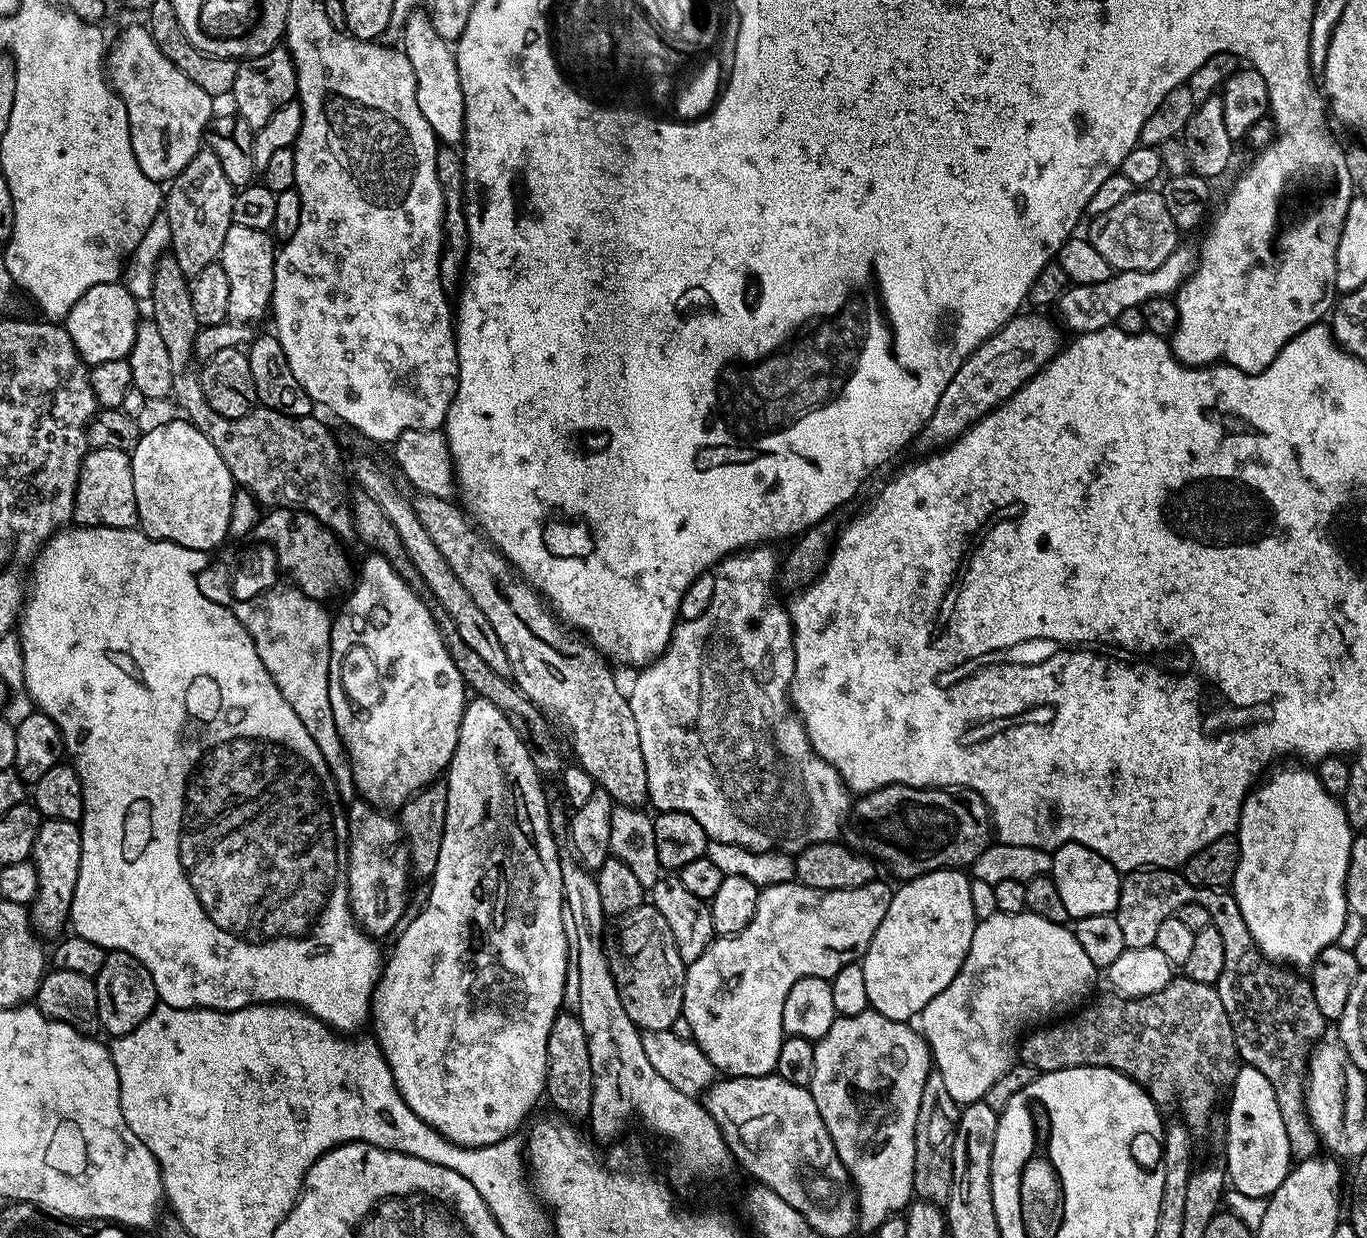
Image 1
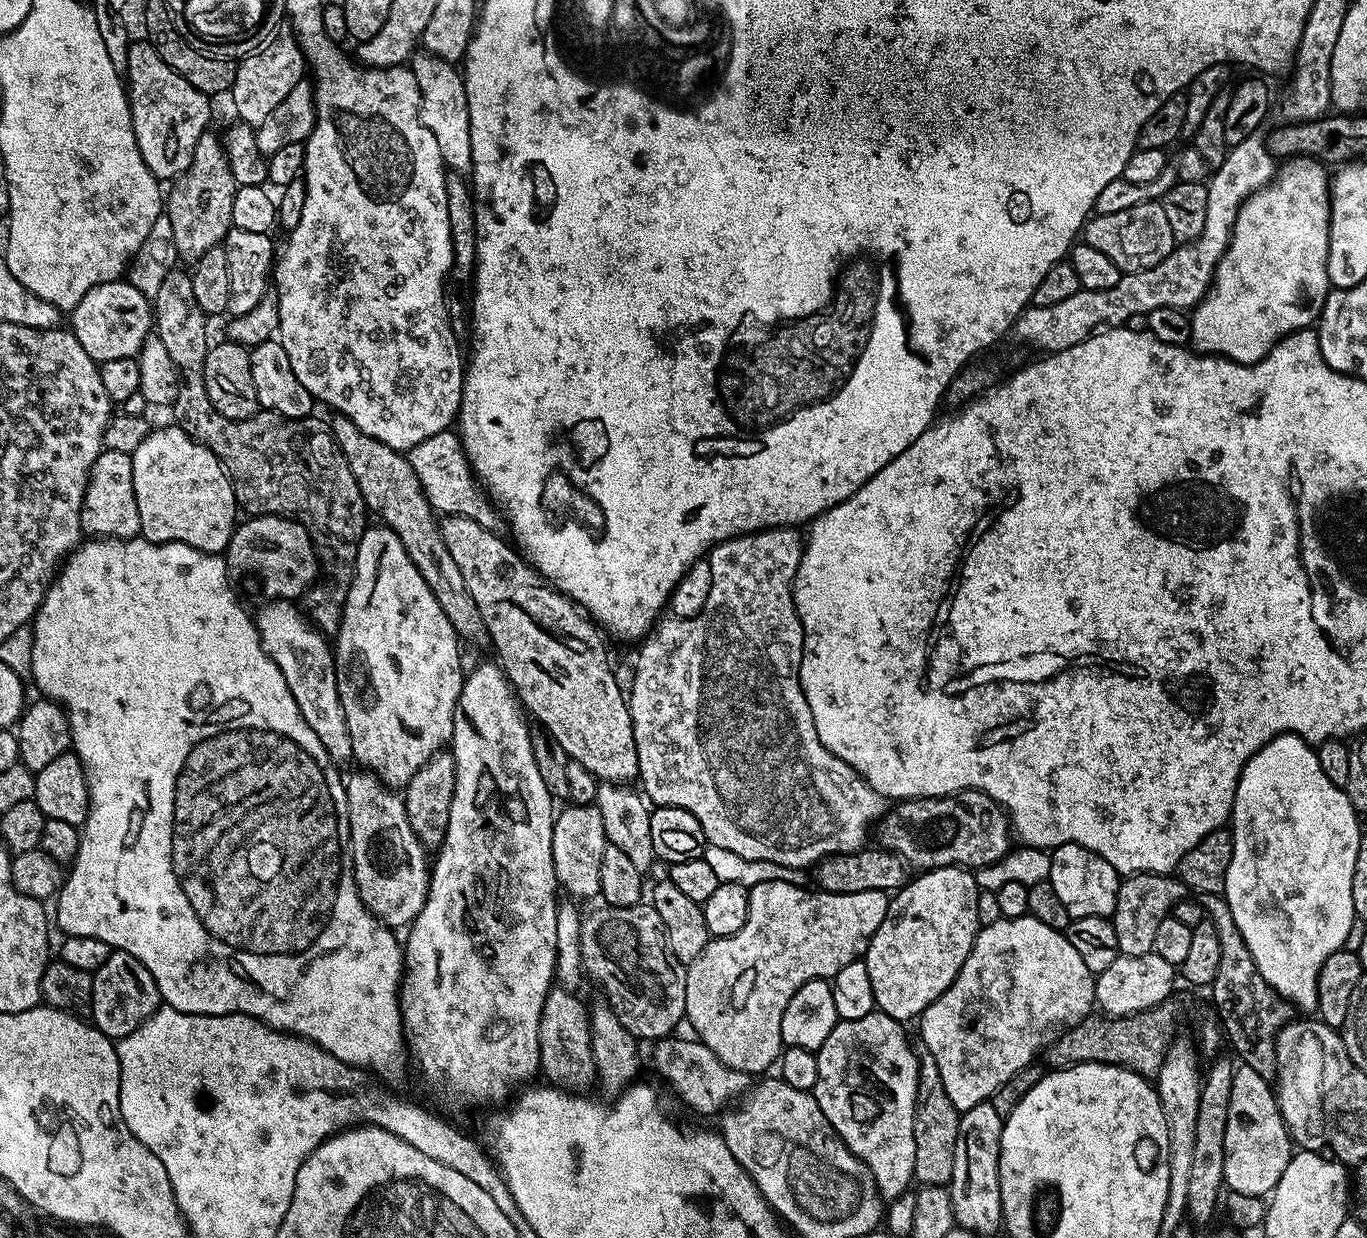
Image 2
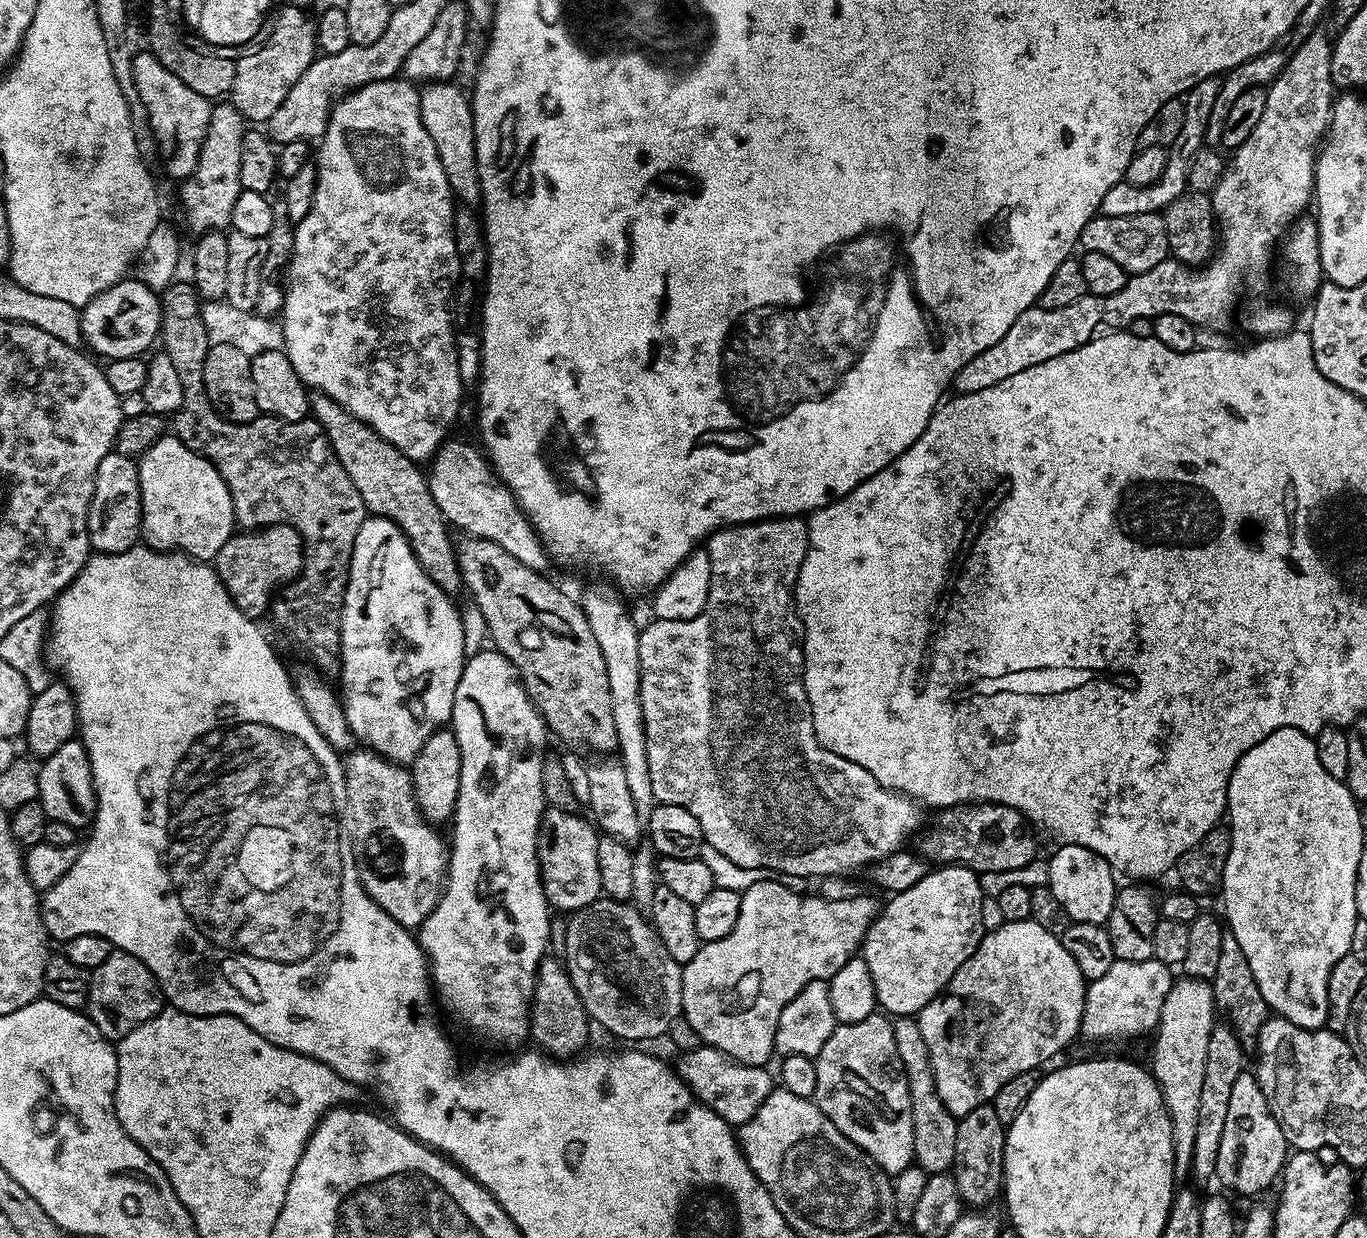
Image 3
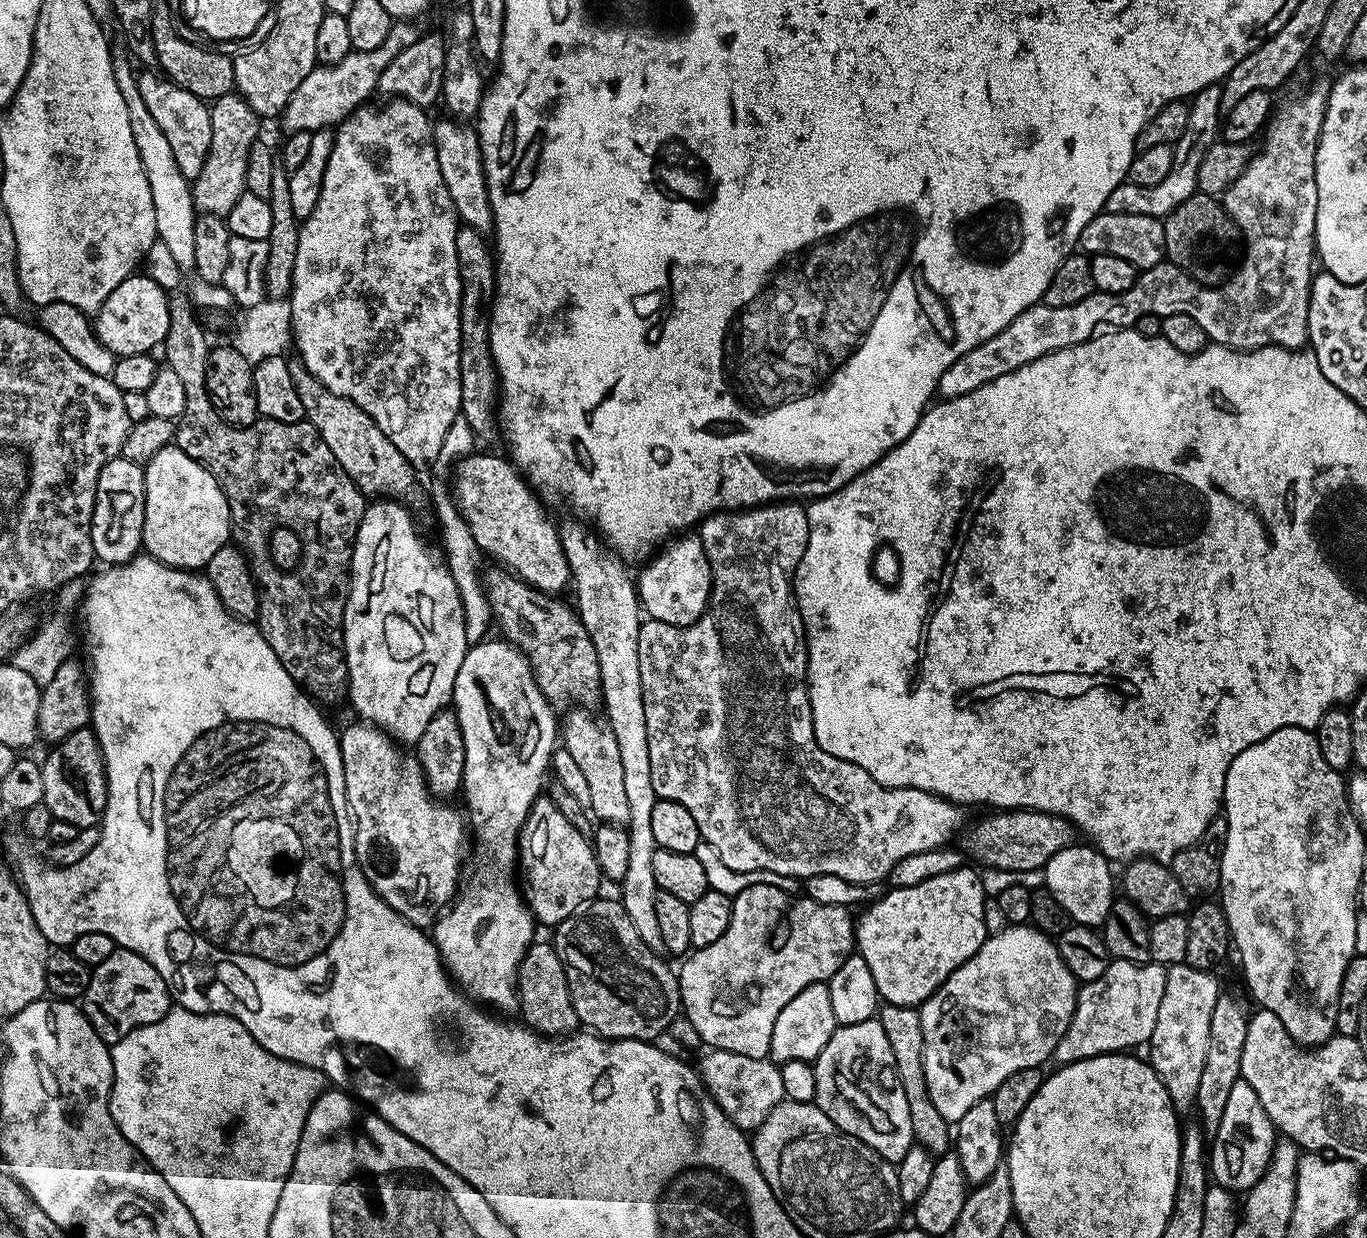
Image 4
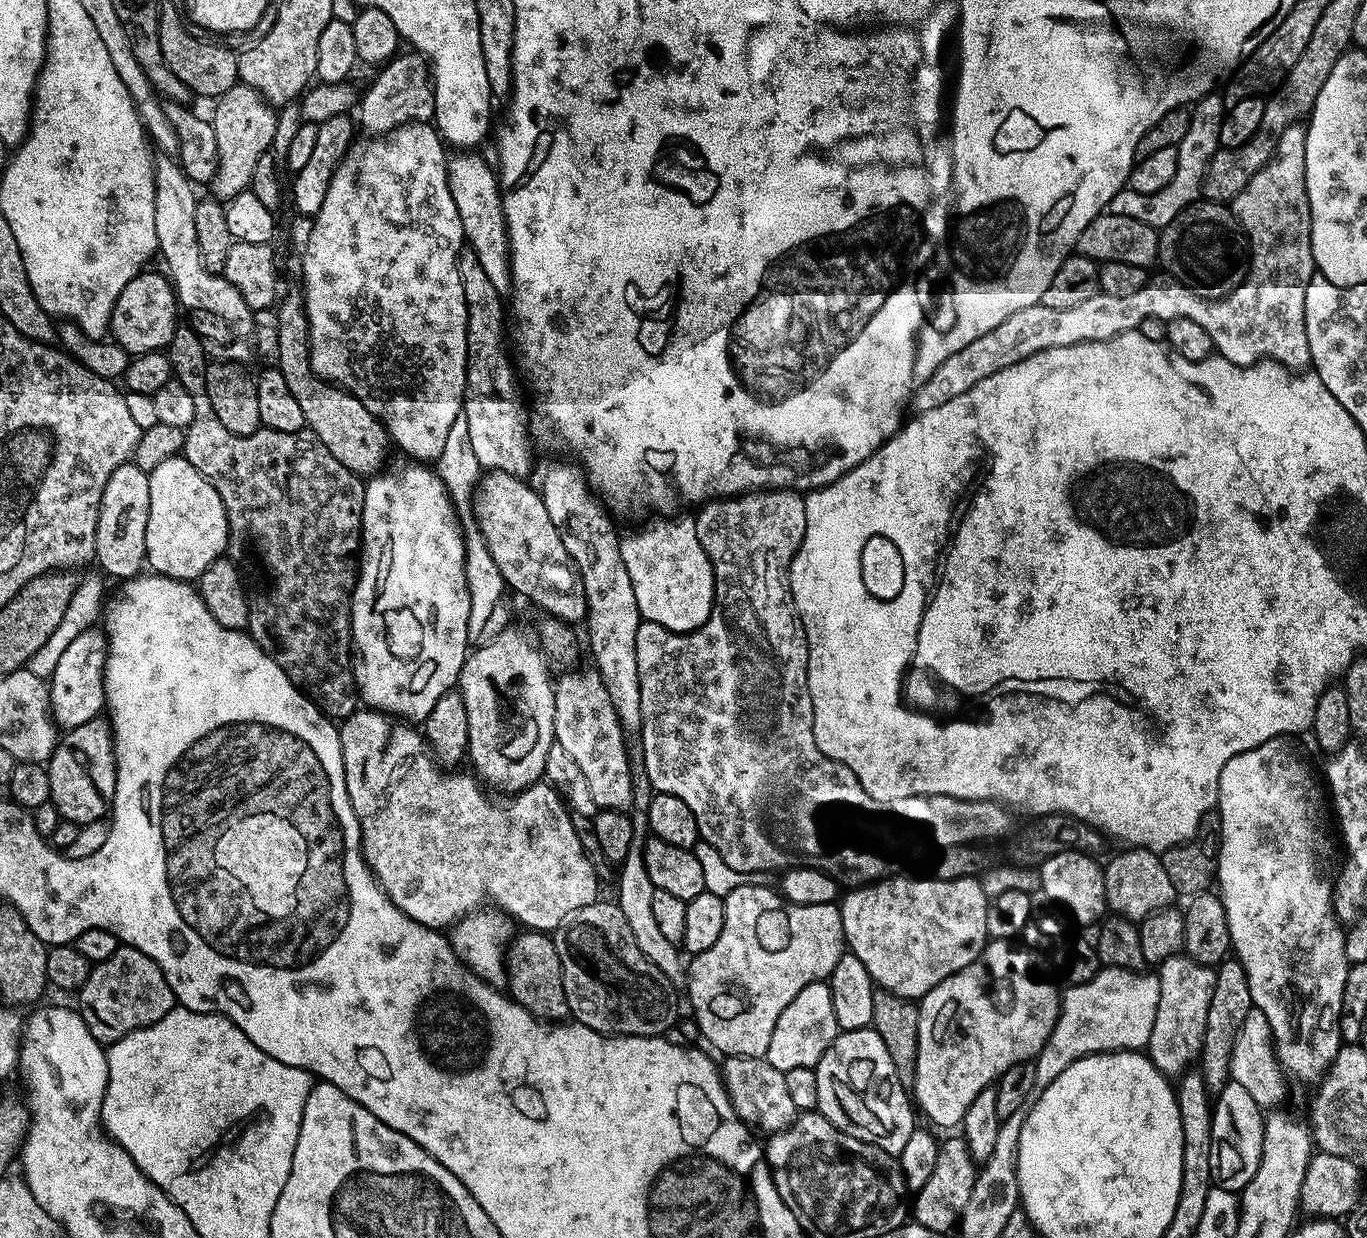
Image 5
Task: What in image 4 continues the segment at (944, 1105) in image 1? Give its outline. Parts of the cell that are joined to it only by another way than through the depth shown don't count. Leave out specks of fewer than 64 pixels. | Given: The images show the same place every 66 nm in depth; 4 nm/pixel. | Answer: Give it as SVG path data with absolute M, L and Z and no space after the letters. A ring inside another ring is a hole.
M881 1003L878 1008L878 1019L882 1030L886 1030L886 1038L890 1041L890 1050L894 1050L896 1073L902 1082L902 1090L906 1094L906 1106L910 1106L910 1126L915 1143L939 1158L949 1151L954 1144L954 1132L948 1120L938 1114L934 1102L930 1102L930 1094L926 1086L926 1070L924 1069L924 1039L922 1038L922 1018L919 1007L894 1006Z

